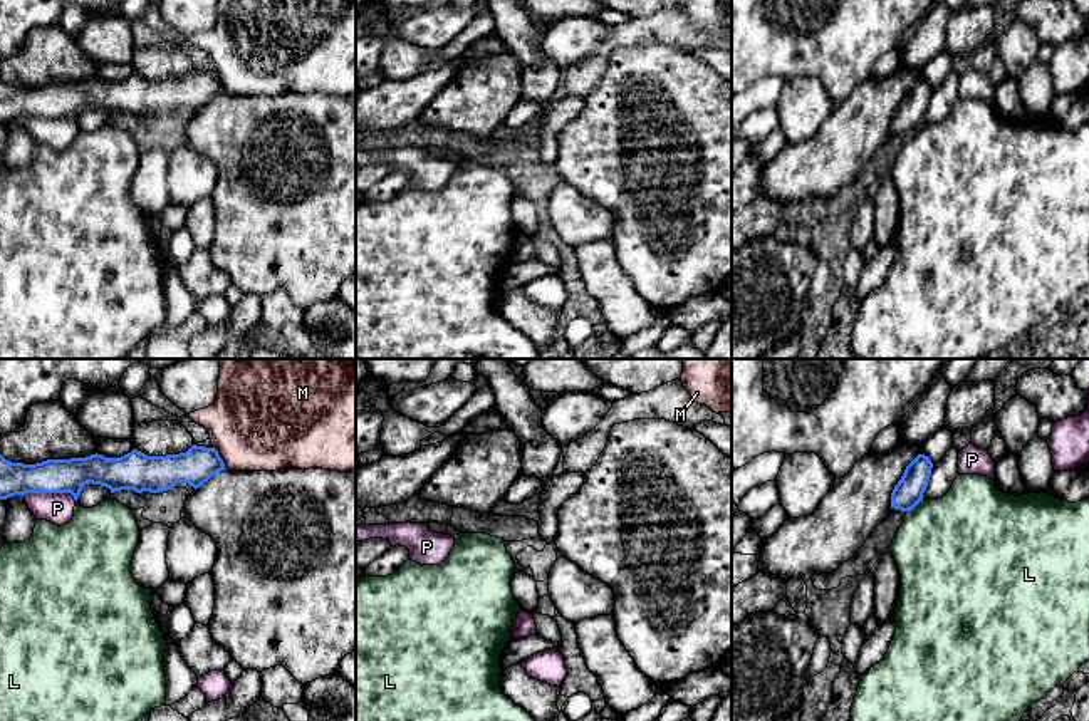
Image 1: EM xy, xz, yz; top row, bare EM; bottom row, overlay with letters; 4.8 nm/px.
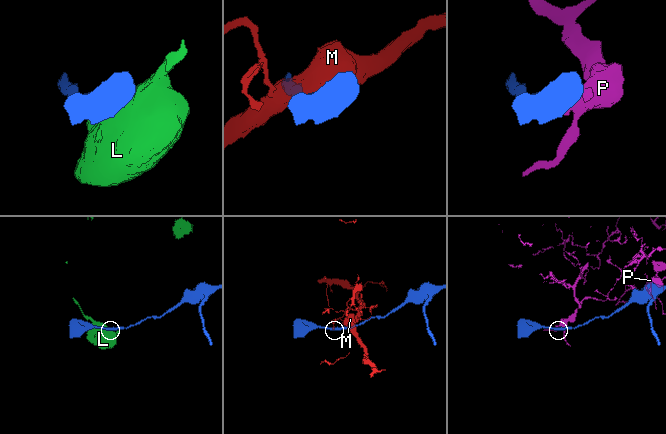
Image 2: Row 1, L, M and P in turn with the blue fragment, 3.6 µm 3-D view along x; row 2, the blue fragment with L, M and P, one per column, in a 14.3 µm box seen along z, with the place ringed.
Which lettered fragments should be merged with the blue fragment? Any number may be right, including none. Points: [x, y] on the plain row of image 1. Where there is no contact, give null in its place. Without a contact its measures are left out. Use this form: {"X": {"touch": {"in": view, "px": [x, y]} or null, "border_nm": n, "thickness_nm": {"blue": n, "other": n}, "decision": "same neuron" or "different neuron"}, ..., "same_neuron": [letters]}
{"L": {"touch": {"in": "yz", "px": [915, 129]}, "border_nm": 100, "thickness_nm": {"blue": 140, "other": 480}, "decision": "different neuron"}, "M": {"touch": {"in": "xy", "px": [220, 82]}, "border_nm": 130, "thickness_nm": {"blue": 170, "other": 460}, "decision": "different neuron"}, "P": {"touch": {"in": "xy", "px": [51, 116]}, "border_nm": 260, "thickness_nm": {"blue": 160, "other": 150}, "decision": "different neuron"}, "same_neuron": []}

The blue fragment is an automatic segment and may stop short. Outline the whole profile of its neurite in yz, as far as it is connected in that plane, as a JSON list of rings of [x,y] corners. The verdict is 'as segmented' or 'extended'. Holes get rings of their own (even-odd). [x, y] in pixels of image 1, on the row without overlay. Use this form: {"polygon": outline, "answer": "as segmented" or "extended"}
{"polygon": [[[918,79],[904,94],[891,117],[891,132],[909,136],[921,124],[931,101],[933,87],[928,80]]], "answer": "as segmented"}

